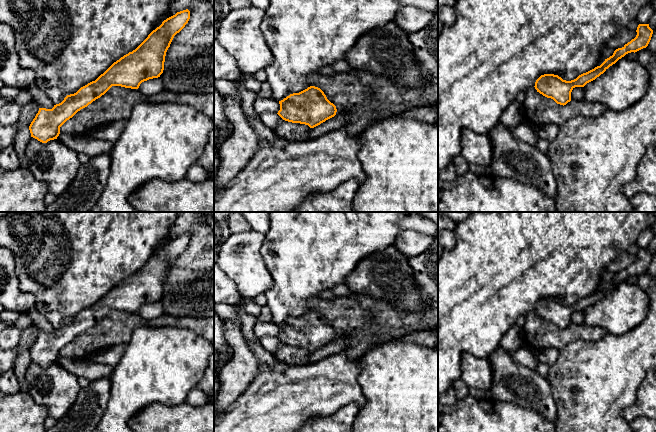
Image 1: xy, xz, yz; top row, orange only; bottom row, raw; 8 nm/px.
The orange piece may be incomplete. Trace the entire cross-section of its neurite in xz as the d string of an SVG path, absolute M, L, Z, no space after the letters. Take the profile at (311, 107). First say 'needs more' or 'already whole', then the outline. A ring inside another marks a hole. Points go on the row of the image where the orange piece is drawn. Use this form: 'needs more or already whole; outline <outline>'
already whole; outline M315 86L293 93L279 101L278 115L285 121L314 128L336 115L336 106Z

